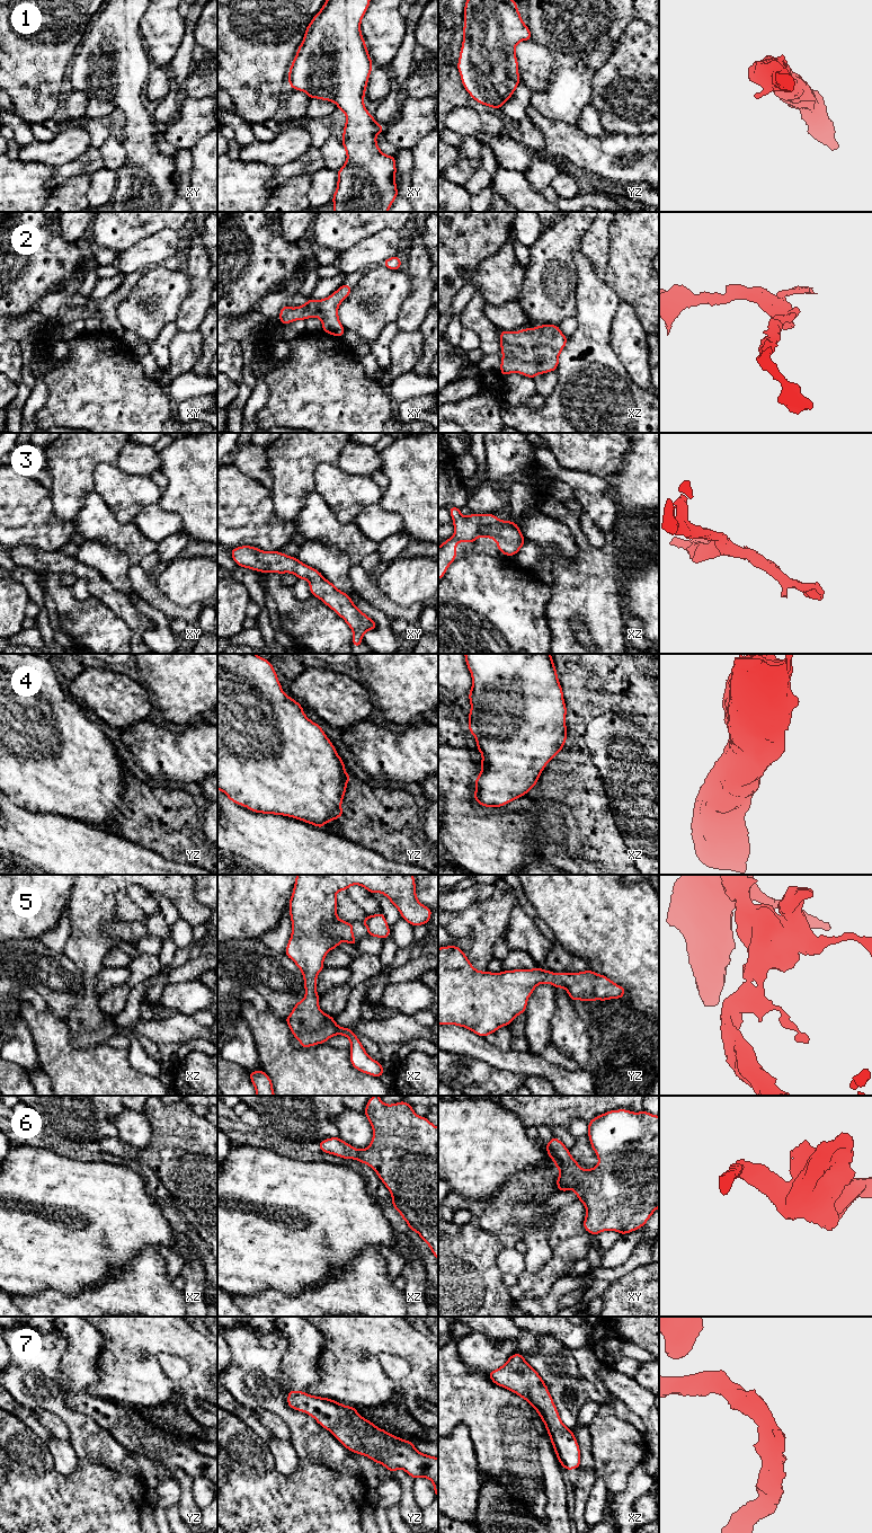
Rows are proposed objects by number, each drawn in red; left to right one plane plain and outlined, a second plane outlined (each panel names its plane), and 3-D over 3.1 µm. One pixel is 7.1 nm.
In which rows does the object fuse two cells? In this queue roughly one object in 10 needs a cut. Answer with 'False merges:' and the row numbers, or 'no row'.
False merges: no row

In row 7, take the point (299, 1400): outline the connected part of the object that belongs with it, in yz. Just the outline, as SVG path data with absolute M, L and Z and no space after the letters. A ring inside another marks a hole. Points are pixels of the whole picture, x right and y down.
M291 1389L287 1404L313 1417L350 1452L370 1457L390 1472L401 1469L413 1479L429 1479L438 1497L438 1457L418 1452L413 1442L391 1435L363 1418L355 1407L329 1398Z

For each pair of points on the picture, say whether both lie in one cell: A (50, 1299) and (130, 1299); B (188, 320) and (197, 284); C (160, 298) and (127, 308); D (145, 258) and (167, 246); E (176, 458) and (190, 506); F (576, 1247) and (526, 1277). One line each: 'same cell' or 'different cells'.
A: same cell
B: same cell
C: same cell
D: same cell
E: same cell
F: same cell

